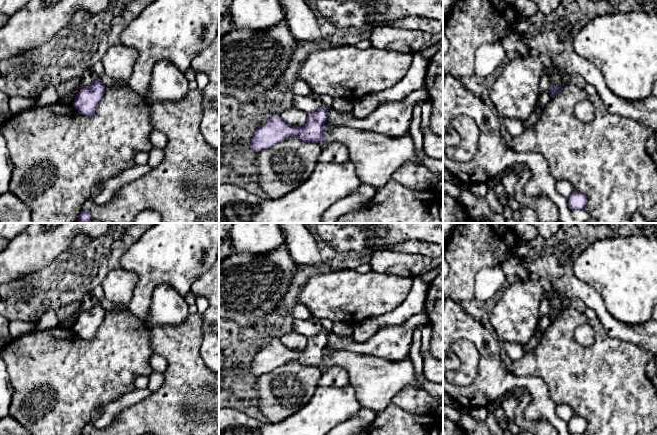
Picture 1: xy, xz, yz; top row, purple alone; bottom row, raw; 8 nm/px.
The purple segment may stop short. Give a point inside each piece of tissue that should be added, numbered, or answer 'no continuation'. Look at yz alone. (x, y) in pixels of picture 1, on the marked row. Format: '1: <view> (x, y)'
1: yz (579, 82)

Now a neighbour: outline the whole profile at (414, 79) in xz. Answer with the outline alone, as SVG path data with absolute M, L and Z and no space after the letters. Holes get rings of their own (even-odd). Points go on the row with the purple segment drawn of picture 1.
M417 53L405 77L395 86L384 91L365 95L353 102L352 114L359 118L365 118L381 104L399 101L412 91L424 86L429 60Z

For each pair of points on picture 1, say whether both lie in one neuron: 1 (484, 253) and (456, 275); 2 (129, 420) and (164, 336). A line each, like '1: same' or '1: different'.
1: same
2: same

